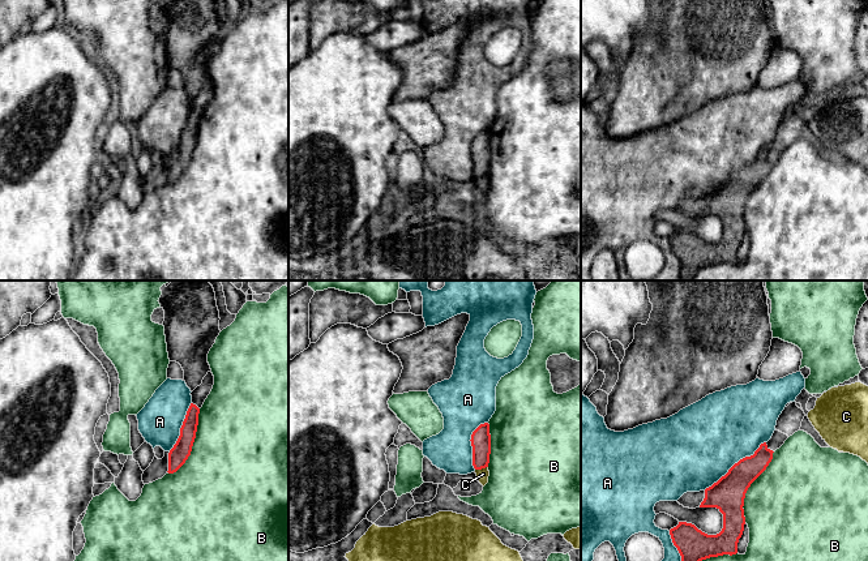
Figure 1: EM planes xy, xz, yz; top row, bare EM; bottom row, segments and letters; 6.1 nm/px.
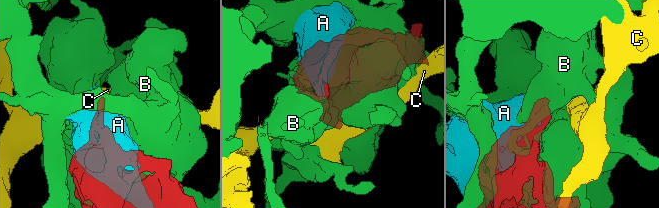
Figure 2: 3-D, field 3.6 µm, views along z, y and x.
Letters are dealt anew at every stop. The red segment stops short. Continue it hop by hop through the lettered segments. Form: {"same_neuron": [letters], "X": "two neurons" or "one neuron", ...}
{"same_neuron": [], "A": "two neurons", "B": "two neurons", "C": "two neurons"}

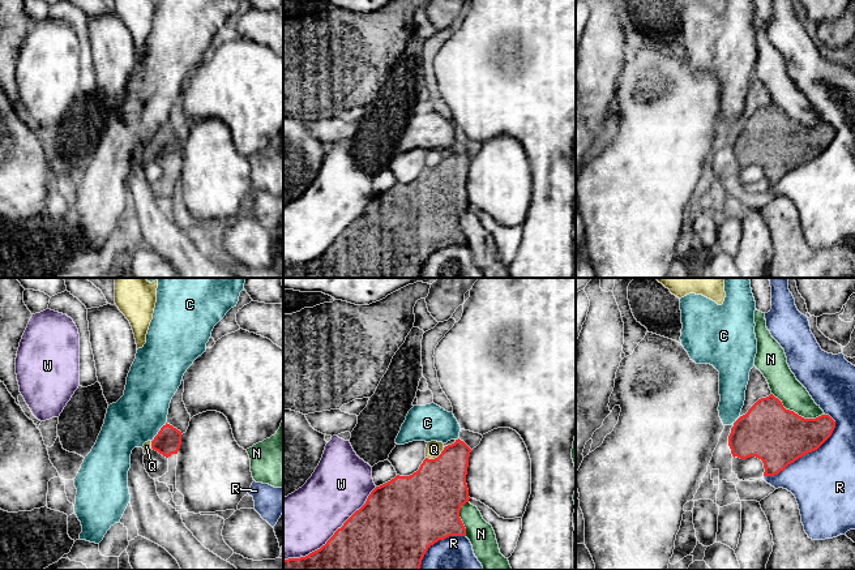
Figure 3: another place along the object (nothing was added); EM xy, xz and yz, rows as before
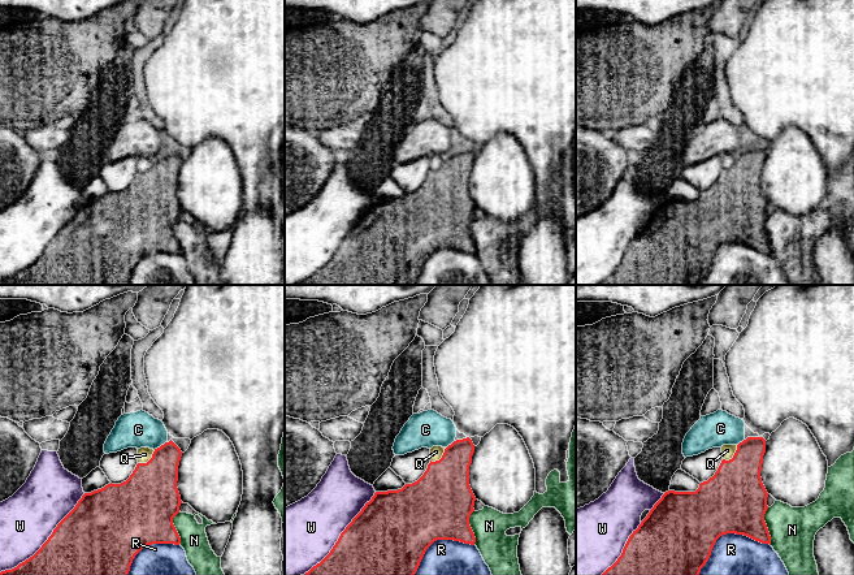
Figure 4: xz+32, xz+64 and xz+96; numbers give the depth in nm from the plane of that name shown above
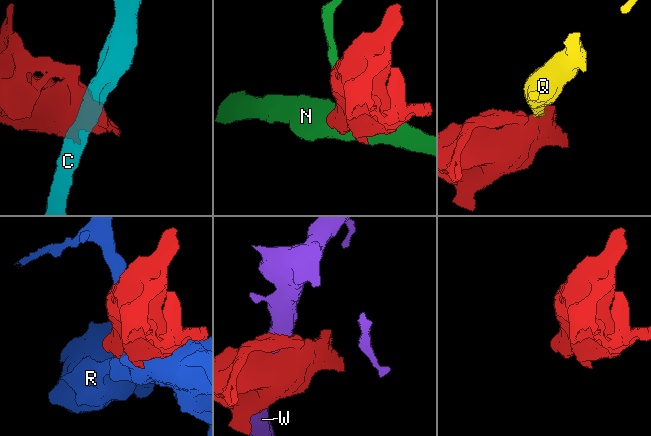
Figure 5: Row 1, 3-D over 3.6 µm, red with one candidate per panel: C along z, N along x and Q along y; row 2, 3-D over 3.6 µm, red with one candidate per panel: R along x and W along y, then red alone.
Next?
{"same_neuron": [], "C": "two neurons", "N": "two neurons", "Q": "two neurons", "R": "two neurons", "W": "two neurons"}

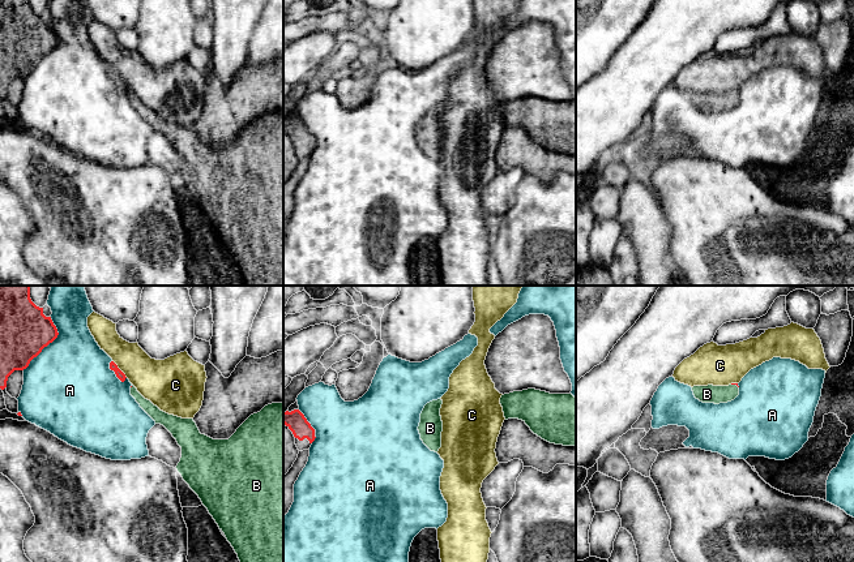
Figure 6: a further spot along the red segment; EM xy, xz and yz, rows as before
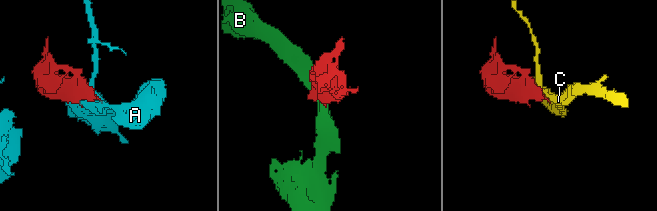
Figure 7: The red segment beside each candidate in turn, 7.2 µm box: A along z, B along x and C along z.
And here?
{"same_neuron": ["B"], "A": "two neurons", "B": "one neuron", "C": "two neurons"}

